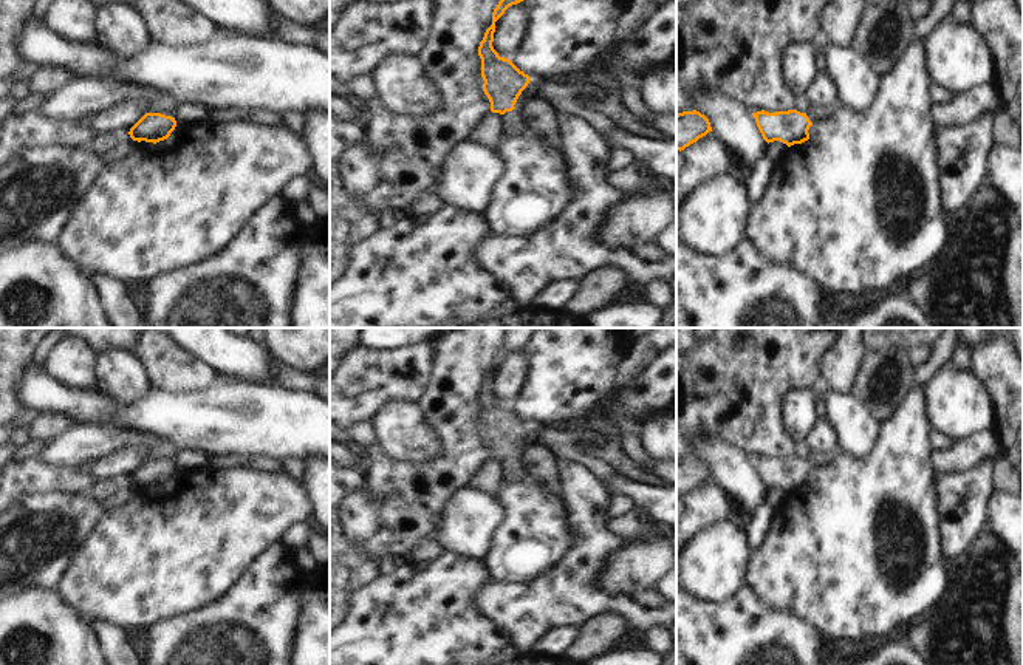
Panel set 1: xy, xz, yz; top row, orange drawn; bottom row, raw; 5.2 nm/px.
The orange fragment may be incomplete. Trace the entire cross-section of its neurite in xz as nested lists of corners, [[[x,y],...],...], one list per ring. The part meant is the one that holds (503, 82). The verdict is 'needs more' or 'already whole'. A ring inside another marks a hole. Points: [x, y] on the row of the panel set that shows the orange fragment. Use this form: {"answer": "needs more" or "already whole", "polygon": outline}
{"answer": "needs more", "polygon": [[[500,0],[492,12],[492,25],[486,29],[483,40],[478,46],[481,59],[481,77],[484,80],[483,91],[491,102],[491,111],[501,114],[501,135],[520,136],[526,127],[520,110],[514,105],[528,87],[531,77],[520,71],[509,59],[500,57],[494,49],[495,22],[505,11],[523,0]]]}

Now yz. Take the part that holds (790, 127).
{"answer": "needs more", "polygon": [[[813,105],[808,113],[797,110],[768,113],[765,110],[754,113],[757,127],[763,139],[769,144],[780,141],[788,147],[809,139],[809,127],[826,119],[836,111],[836,107]]]}

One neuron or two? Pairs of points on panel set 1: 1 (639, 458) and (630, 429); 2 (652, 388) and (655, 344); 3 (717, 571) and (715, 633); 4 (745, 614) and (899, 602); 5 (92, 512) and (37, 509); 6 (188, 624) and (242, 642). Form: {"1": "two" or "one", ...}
{"1": "one", "2": "two", "3": "two", "4": "two", "5": "one", "6": "one"}

